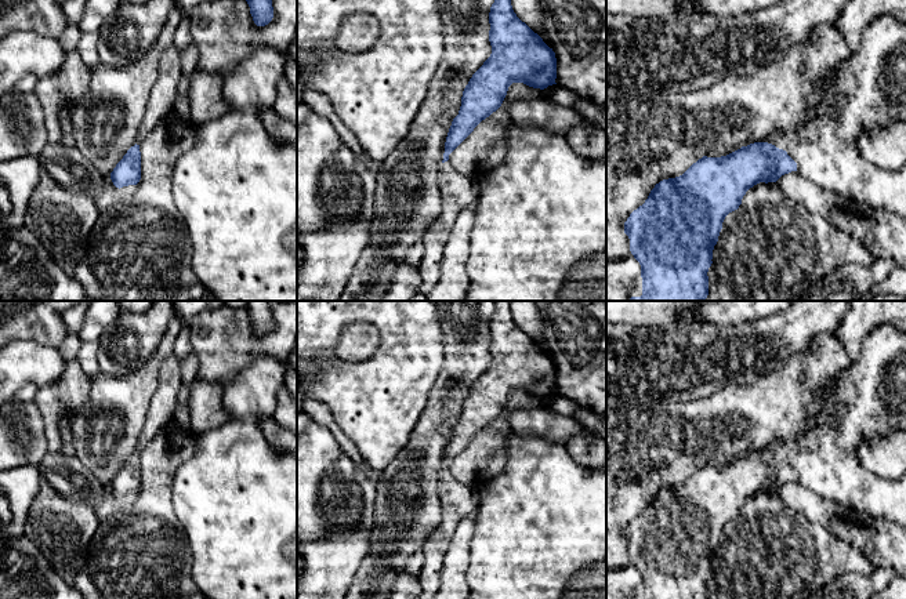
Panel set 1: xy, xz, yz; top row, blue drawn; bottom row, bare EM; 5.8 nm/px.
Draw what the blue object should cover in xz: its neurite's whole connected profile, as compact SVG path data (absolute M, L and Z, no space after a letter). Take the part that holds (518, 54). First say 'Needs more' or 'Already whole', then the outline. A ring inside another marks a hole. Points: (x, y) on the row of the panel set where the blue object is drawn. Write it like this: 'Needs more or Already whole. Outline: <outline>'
Needs more. Outline: M494 0L489 12L489 41L492 46L490 57L472 75L461 97L459 115L453 119L449 128L445 153L438 175L438 185L442 197L442 211L432 222L425 236L425 247L417 272L421 279L420 294L427 295L439 279L439 264L445 253L445 244L456 224L459 214L479 196L479 181L472 179L457 171L449 161L449 155L474 131L474 128L493 112L496 112L512 83L523 83L533 88L544 90L557 84L557 58L543 39L522 22L512 10L511 0Z

